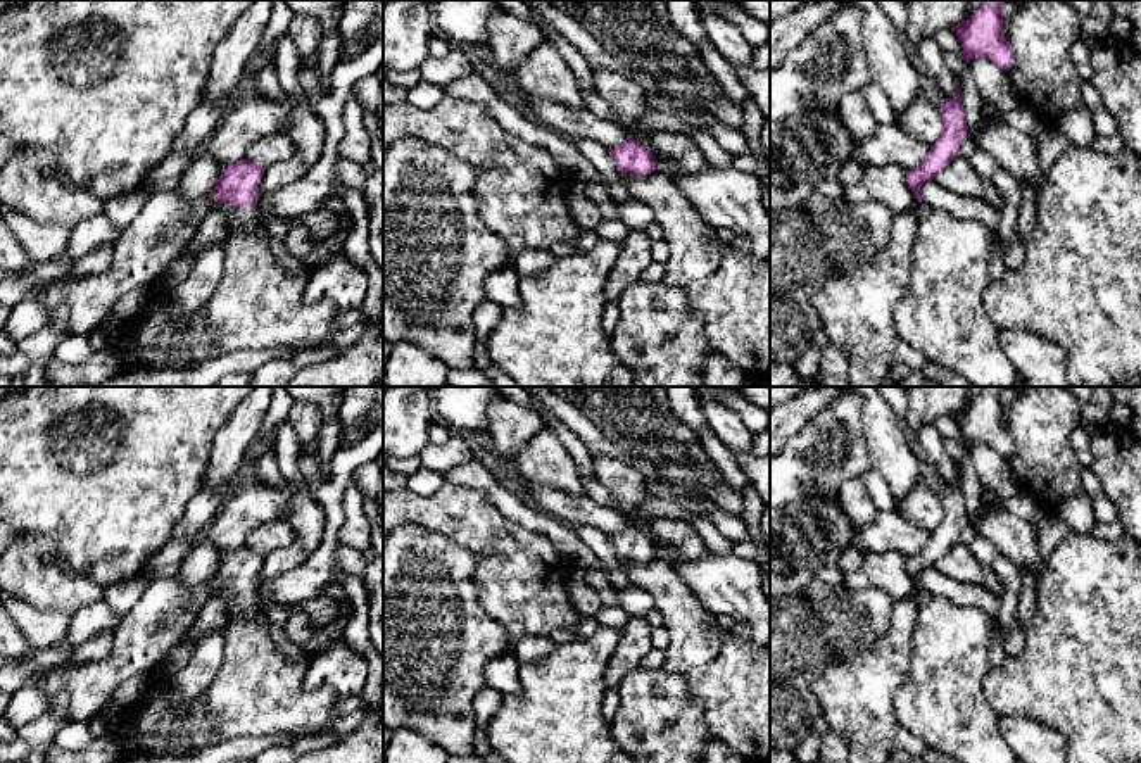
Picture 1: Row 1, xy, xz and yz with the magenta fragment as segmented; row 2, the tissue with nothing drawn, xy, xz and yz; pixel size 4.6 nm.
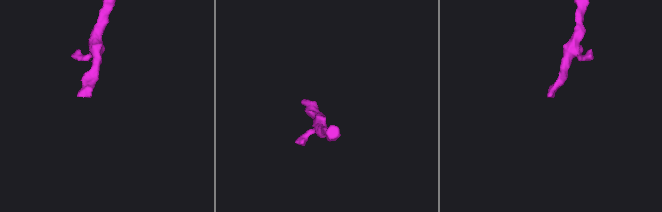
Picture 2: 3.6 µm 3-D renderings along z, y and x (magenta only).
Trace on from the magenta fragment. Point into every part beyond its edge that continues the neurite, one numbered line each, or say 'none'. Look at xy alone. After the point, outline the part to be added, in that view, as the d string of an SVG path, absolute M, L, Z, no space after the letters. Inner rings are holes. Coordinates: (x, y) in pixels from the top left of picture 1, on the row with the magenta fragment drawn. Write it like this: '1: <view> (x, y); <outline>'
1: xy (239, 218); M219 204L217 211L228 219L230 230L254 231L264 223L264 219L259 218L257 205L236 207L236 205Z

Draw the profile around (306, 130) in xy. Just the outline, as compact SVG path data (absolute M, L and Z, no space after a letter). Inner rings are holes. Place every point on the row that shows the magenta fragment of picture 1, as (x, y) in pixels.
M274 62L255 73L257 97L281 98L290 110L287 135L295 145L295 154L264 169L259 195L271 193L307 173L321 155L325 142L325 124L312 109L288 95L278 81Z

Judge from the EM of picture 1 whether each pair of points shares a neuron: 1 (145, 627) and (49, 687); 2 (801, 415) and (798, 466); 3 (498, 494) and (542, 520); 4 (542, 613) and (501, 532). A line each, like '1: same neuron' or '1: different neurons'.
1: same neuron
2: different neurons
3: same neuron
4: same neuron

